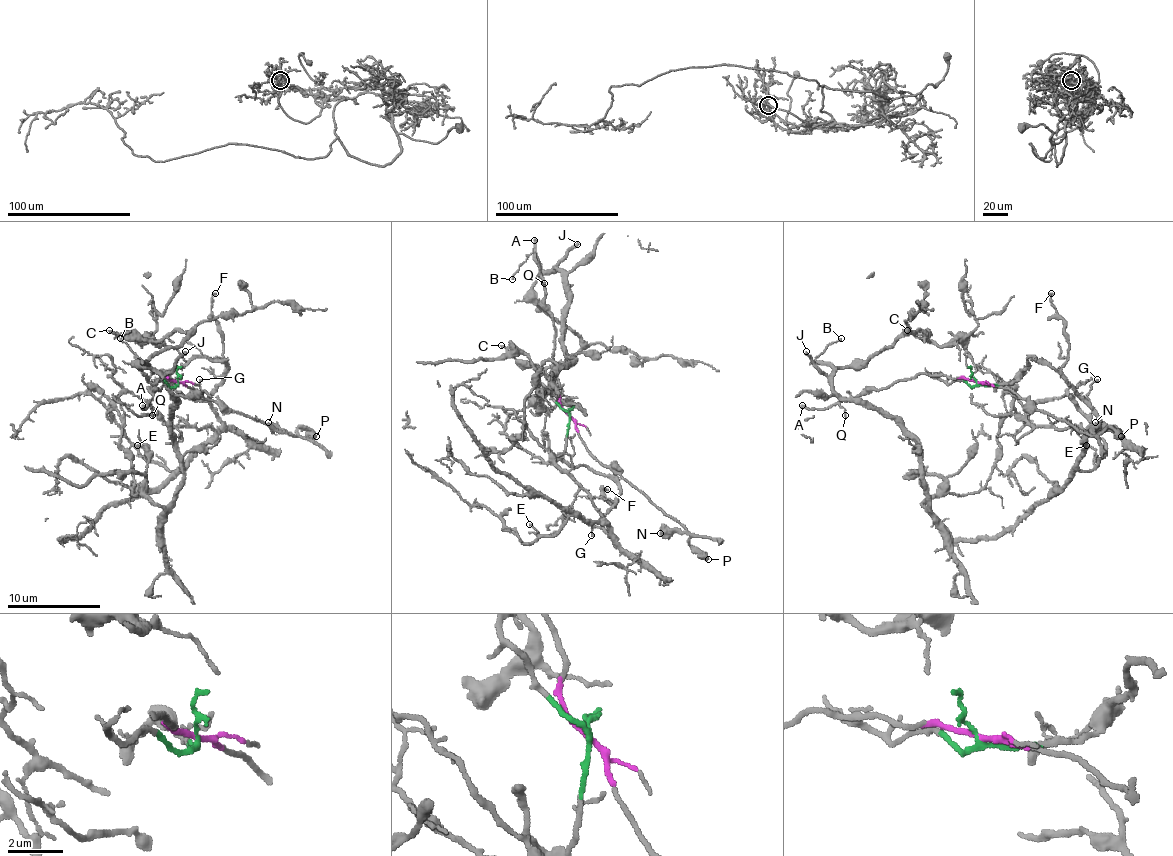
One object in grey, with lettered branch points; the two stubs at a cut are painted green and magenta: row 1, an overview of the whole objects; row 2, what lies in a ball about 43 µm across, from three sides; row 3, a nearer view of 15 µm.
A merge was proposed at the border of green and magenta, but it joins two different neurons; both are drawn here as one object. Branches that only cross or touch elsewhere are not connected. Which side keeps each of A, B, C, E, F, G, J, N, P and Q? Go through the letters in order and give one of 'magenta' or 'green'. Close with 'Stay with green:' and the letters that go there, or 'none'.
A: magenta
B: green
C: green
E: green
F: green
G: green
J: green
N: magenta
P: magenta
Q: magenta
Stay with green: B, C, E, F, G, J

